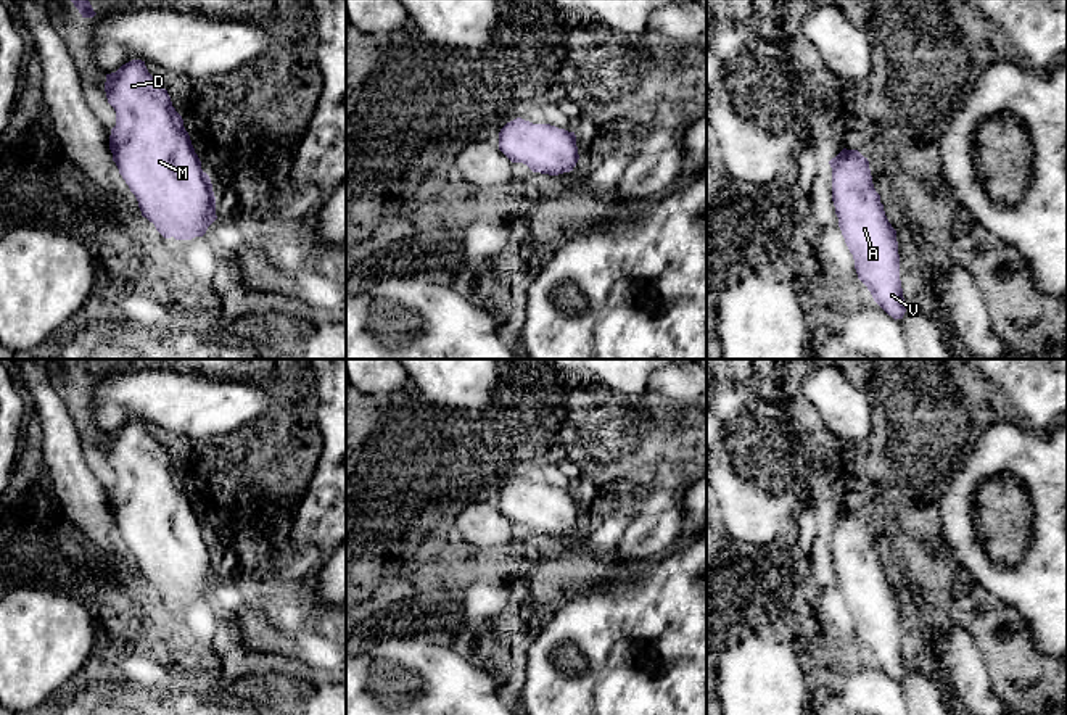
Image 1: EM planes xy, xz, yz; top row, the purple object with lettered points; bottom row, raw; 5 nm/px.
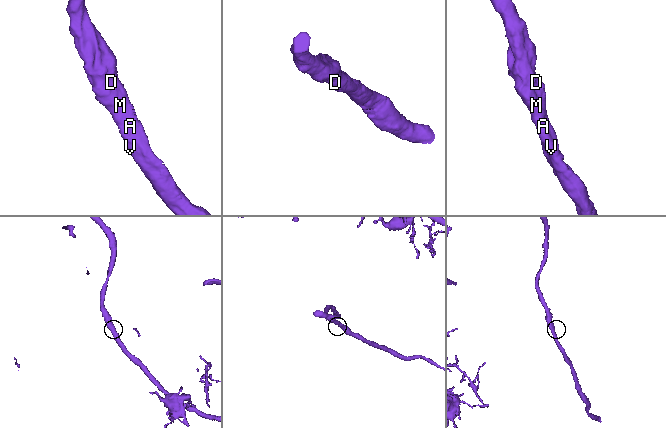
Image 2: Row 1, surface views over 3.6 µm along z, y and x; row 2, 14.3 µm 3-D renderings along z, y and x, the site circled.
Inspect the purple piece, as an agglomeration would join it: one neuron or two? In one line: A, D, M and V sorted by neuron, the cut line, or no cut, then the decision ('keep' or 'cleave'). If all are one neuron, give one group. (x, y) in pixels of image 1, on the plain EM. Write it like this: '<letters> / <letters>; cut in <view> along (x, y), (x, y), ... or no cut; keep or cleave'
A D M V; no cut; keep

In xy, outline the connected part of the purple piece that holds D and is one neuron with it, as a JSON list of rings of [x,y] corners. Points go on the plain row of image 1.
[[[132,420],[106,435],[105,453],[116,472],[116,486],[109,496],[113,522],[135,556],[142,577],[153,583],[164,599],[203,597],[217,580],[216,557],[167,451],[153,440],[145,422]]]

